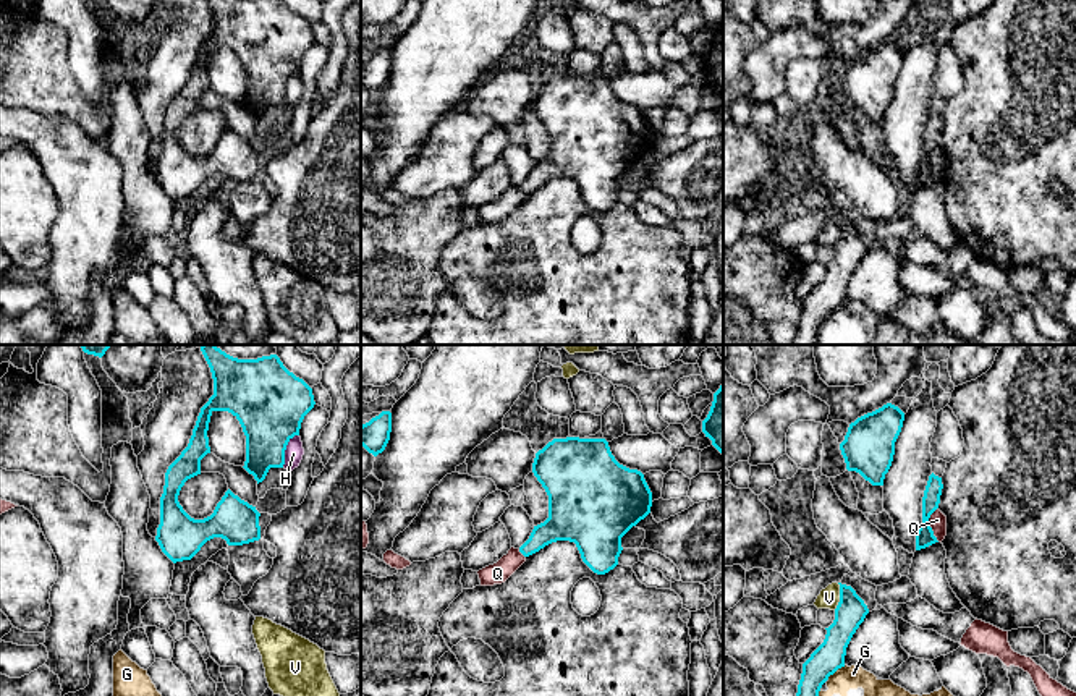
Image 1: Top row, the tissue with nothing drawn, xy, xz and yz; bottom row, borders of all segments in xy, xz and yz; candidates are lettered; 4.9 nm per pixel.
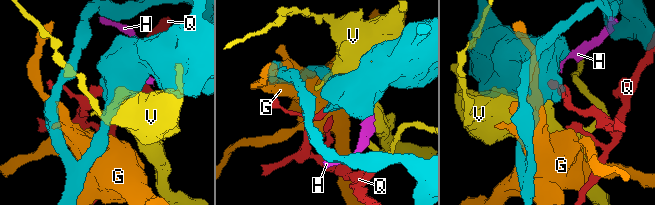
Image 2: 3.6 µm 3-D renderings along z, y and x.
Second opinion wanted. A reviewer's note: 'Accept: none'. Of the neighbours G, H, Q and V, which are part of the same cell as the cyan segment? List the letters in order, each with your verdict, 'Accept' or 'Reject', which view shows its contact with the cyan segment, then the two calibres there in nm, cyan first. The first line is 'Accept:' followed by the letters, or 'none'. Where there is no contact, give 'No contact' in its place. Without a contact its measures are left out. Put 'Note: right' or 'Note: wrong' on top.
Note: right
Accept: none
G: Reject. Touches cyan in yz. Thickness 150 nm (cyan) against 160 nm
H: Reject. Touches cyan in xy. Thickness 360 nm (cyan) against 90 nm
Q: Reject. Touches cyan in yz. Thickness 90 nm (cyan) against 90 nm
V: Reject. Touches cyan in yz. Thickness 150 nm (cyan) against 110 nm

